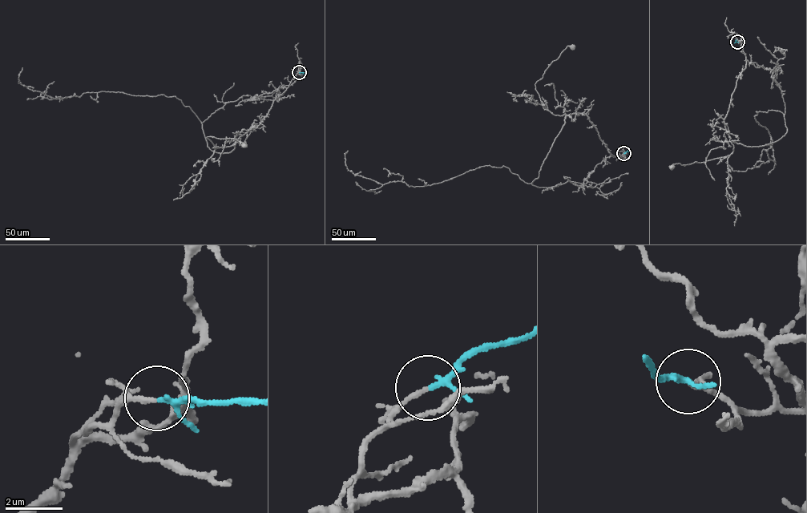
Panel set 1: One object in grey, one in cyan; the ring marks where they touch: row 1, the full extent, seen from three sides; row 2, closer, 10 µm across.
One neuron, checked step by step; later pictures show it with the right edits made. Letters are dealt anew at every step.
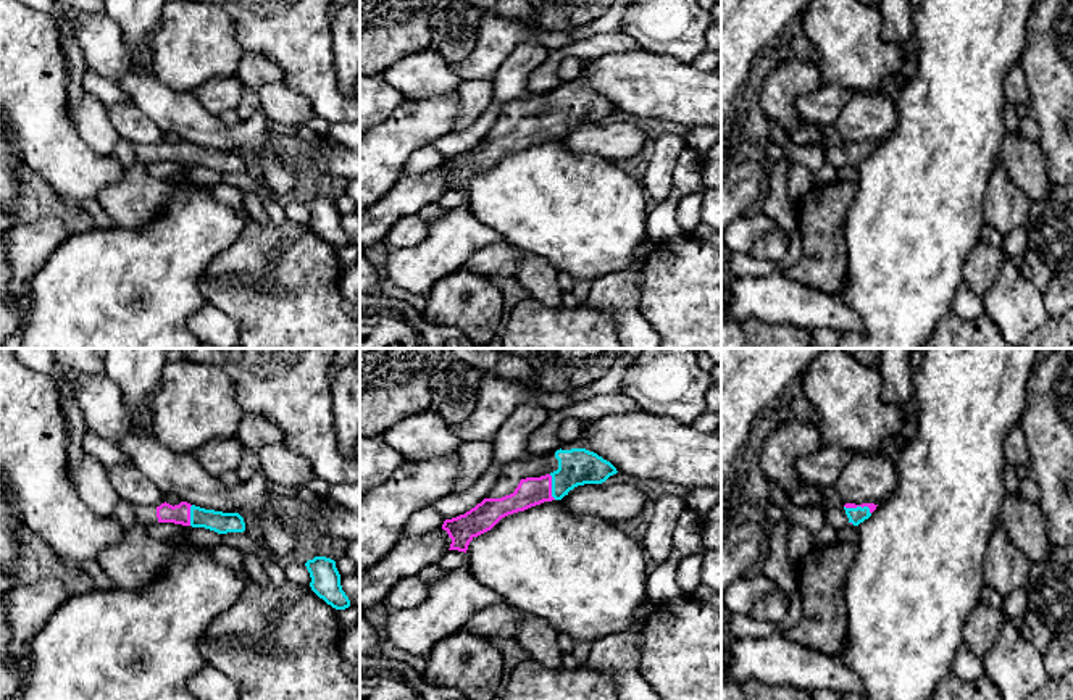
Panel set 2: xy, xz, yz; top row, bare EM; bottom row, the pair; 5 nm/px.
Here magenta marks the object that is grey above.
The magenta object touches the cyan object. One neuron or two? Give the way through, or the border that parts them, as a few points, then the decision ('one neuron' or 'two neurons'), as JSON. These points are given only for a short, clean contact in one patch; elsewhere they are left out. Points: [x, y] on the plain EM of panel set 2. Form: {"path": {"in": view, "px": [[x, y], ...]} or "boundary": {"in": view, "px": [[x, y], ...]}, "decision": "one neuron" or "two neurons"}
{"path": {"in": "xz", "px": [[533, 129], [551, 126], [576, 105]]}, "decision": "one neuron"}

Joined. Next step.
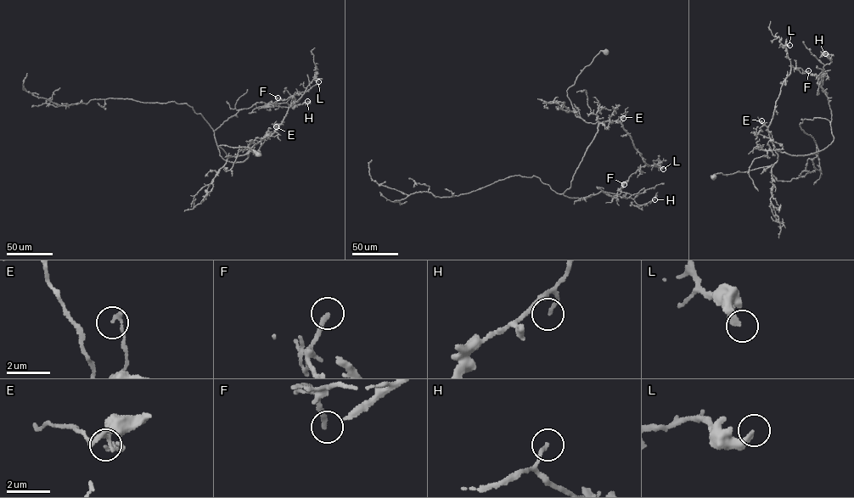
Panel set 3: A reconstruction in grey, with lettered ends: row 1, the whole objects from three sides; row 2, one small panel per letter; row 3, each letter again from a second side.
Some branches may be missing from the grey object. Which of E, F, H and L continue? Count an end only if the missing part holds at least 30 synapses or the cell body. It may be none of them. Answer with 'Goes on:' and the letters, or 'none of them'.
Goes on: L

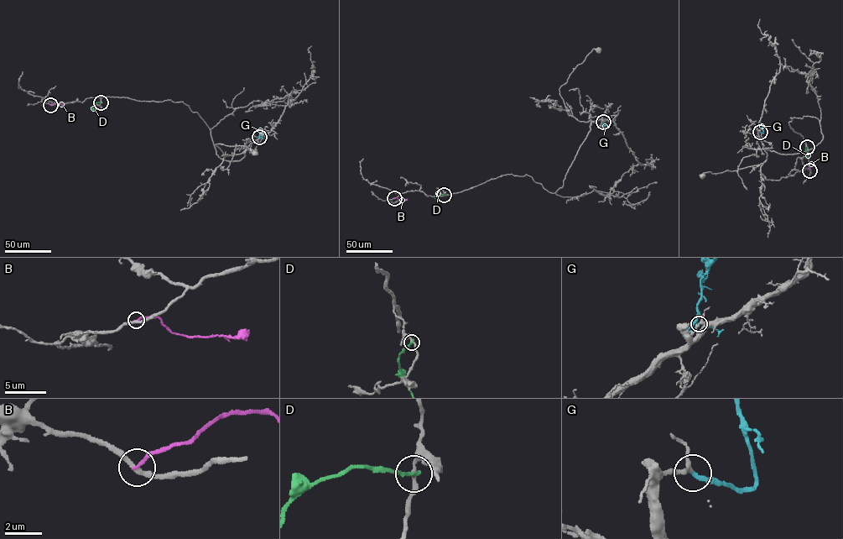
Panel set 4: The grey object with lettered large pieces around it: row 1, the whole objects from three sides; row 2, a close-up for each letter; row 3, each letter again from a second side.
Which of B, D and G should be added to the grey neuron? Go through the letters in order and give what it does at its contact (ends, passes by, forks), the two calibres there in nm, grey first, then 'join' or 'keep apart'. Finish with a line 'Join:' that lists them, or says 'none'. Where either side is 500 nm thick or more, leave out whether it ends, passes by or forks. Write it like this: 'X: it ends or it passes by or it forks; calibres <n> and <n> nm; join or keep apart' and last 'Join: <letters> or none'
B: it ends; calibres 280 and 180 nm; keep apart
D: it ends; calibres 190 and 220 nm; keep apart
G: it ends; calibres 170 and 190 nm; join
Join: G

